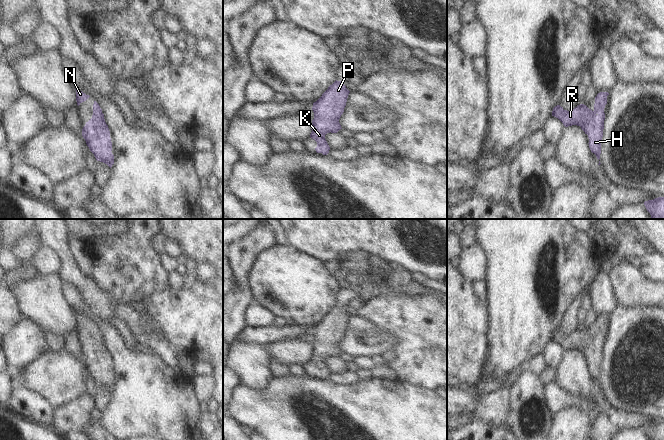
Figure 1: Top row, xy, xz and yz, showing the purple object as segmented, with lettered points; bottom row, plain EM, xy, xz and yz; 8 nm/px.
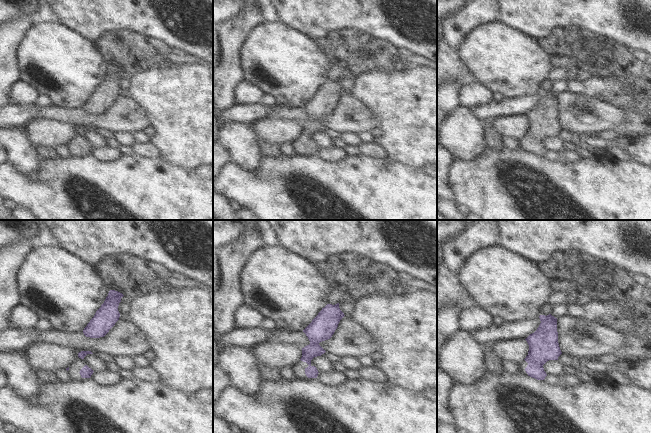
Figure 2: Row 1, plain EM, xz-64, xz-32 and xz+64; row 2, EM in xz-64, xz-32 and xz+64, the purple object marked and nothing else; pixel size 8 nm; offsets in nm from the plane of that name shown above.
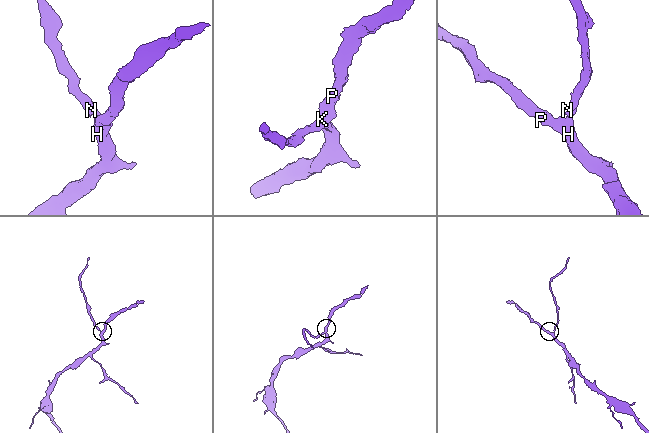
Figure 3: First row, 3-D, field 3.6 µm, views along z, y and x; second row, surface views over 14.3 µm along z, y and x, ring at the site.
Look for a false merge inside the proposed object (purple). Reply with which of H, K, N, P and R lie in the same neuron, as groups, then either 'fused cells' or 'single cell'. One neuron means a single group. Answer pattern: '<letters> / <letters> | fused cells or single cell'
H K N P R | single cell

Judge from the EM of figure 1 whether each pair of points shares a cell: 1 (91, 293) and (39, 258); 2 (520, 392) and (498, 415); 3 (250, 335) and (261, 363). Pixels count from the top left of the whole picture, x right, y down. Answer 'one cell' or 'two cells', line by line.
1: two cells
2: two cells
3: two cells

